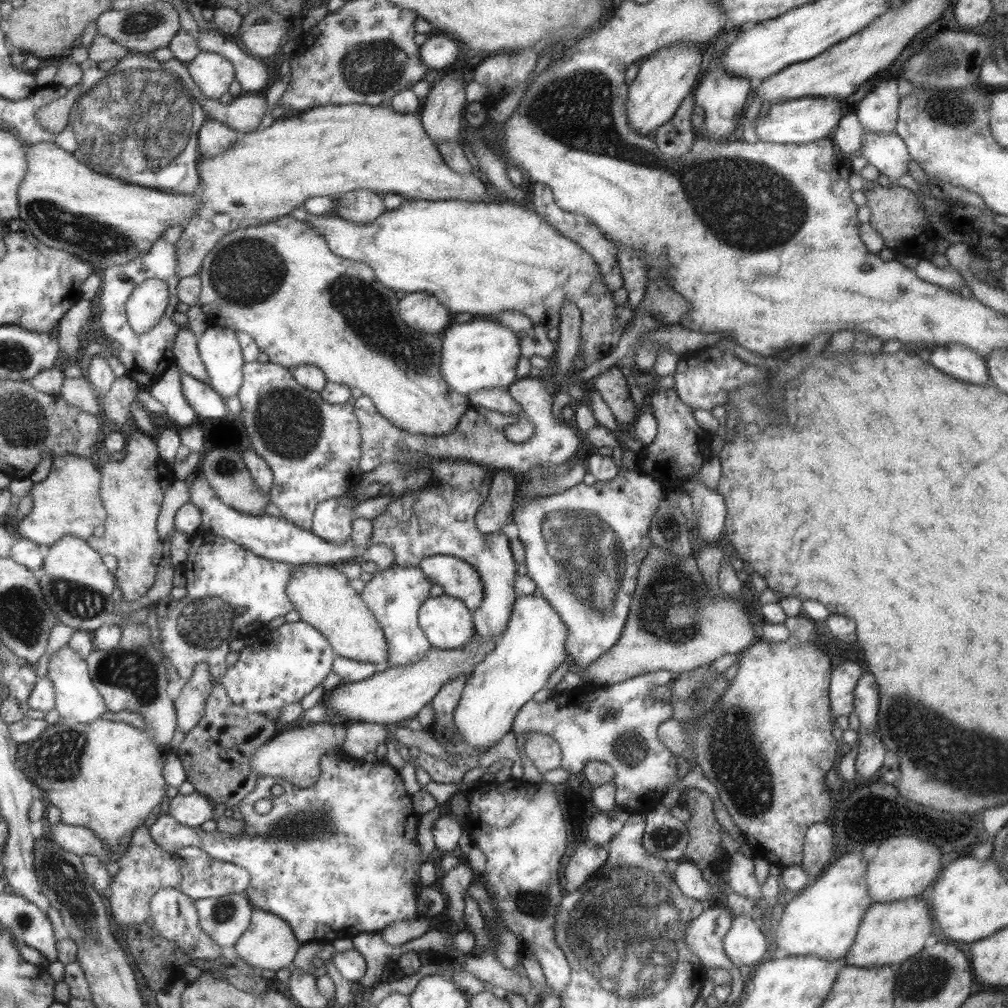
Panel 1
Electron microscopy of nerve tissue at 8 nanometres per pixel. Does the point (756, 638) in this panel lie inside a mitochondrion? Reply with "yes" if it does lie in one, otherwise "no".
no

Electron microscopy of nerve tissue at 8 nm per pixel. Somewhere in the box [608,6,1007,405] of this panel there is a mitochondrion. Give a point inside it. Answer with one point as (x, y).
(954, 108)

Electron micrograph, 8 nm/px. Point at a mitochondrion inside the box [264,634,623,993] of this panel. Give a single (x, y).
(533, 904)

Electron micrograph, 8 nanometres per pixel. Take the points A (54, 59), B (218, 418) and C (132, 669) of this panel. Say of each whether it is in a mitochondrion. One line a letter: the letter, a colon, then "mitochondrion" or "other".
A: other
B: other
C: mitochondrion

